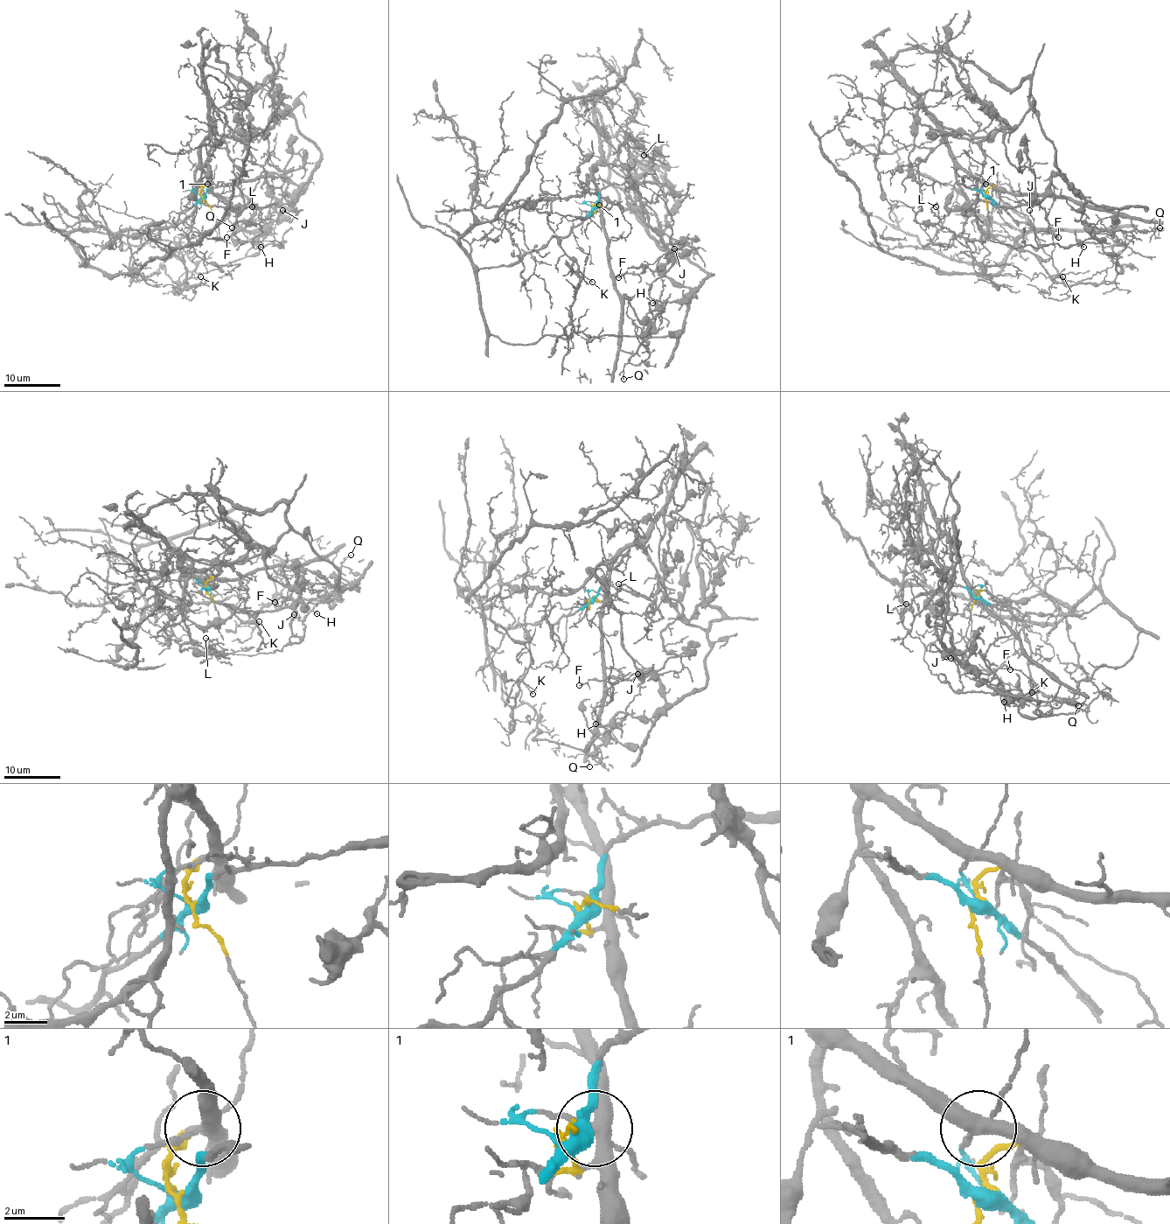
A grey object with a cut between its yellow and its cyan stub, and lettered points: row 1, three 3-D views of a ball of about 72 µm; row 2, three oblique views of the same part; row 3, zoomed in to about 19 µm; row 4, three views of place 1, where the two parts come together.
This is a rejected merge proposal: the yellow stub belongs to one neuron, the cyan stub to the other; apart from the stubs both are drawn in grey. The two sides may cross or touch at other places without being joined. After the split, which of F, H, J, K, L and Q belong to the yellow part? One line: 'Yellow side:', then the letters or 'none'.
Yellow side: F, H, J, K, L, Q

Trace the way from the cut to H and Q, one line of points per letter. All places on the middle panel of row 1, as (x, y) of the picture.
H: (595, 205), (621, 304), (620, 348), (637, 349), (651, 328), (651, 303)
Q: (595, 205), (607, 234), (607, 261), (621, 304), (620, 348), (630, 356), (623, 367), (623, 379)

